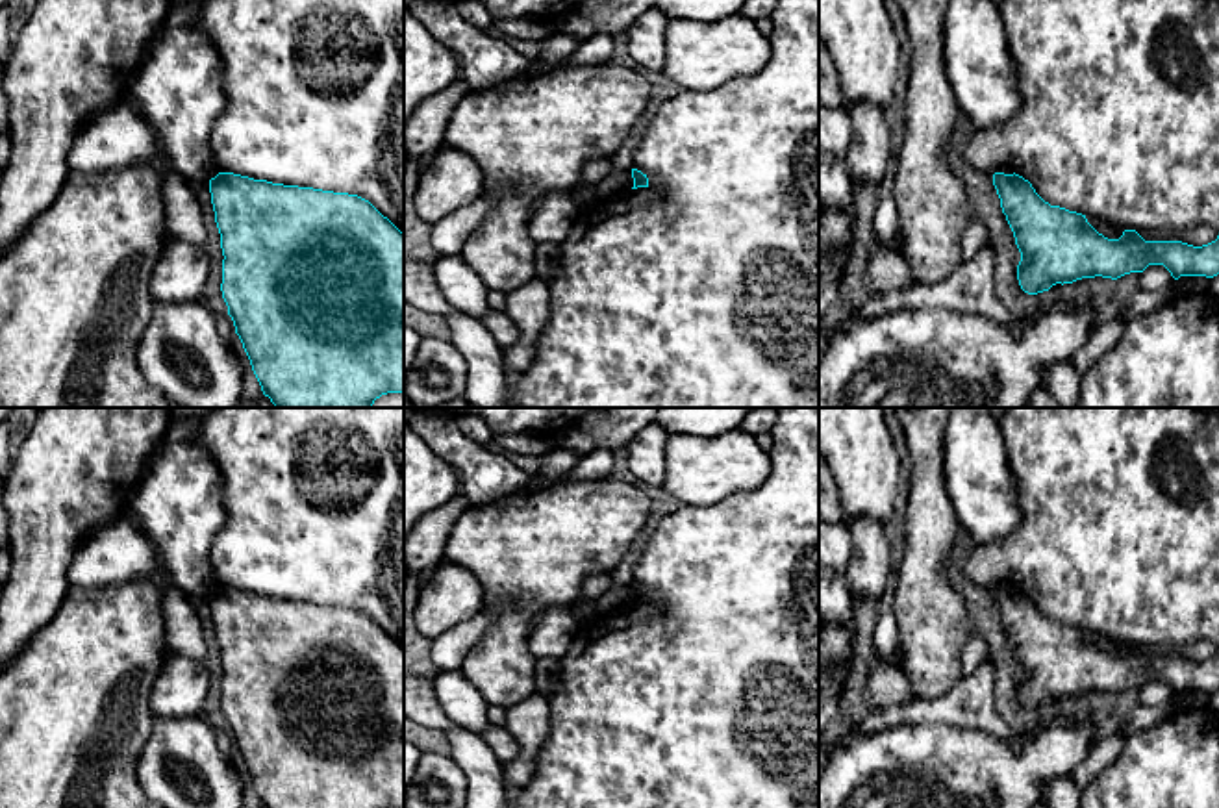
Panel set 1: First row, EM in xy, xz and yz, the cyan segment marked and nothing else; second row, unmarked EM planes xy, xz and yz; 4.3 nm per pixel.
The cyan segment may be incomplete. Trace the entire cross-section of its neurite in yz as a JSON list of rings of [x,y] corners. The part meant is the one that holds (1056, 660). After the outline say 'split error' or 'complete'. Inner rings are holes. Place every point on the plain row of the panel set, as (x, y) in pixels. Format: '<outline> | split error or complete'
[[[995,587],[993,600],[1021,667],[1017,695],[1028,710],[1082,693],[1117,695],[1143,688],[1149,680],[1163,680],[1175,695],[1219,689],[1219,650],[1202,662],[1145,656],[1136,645],[1108,654],[1086,630],[1045,617],[1032,599],[1015,587]]] | complete

